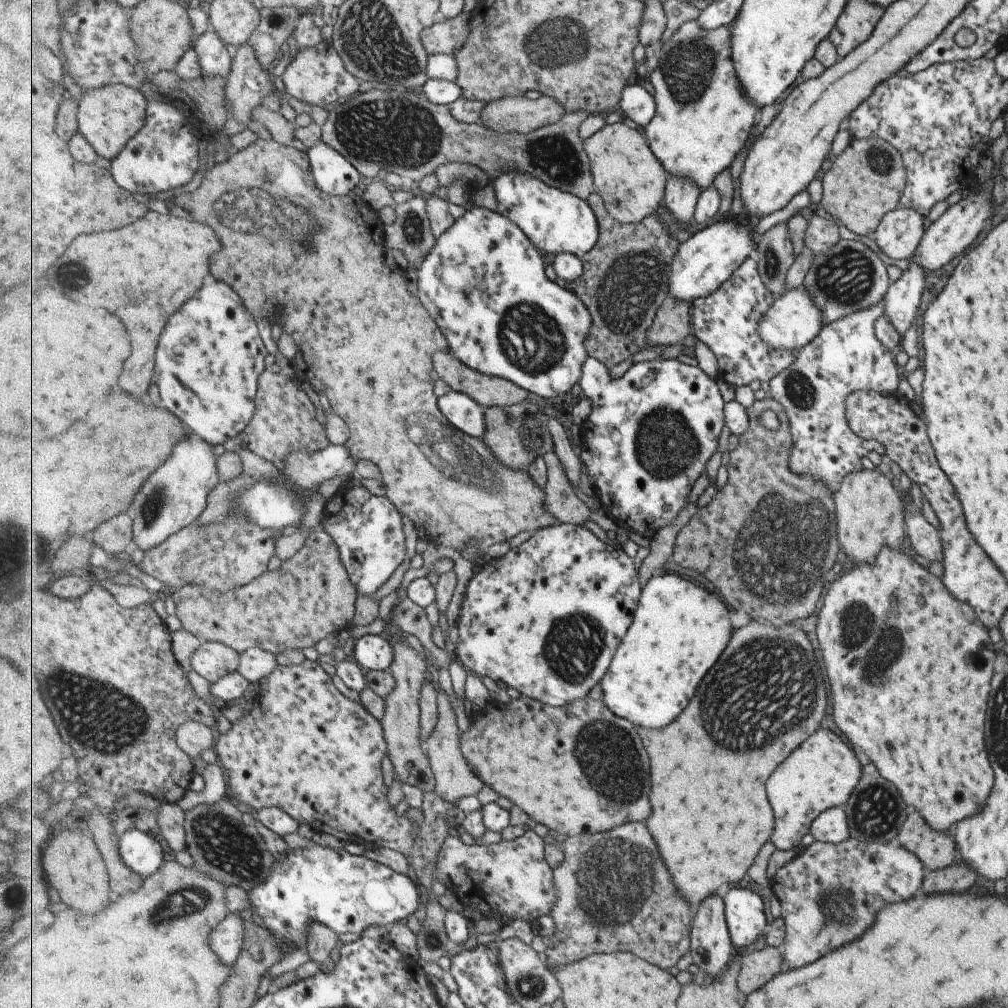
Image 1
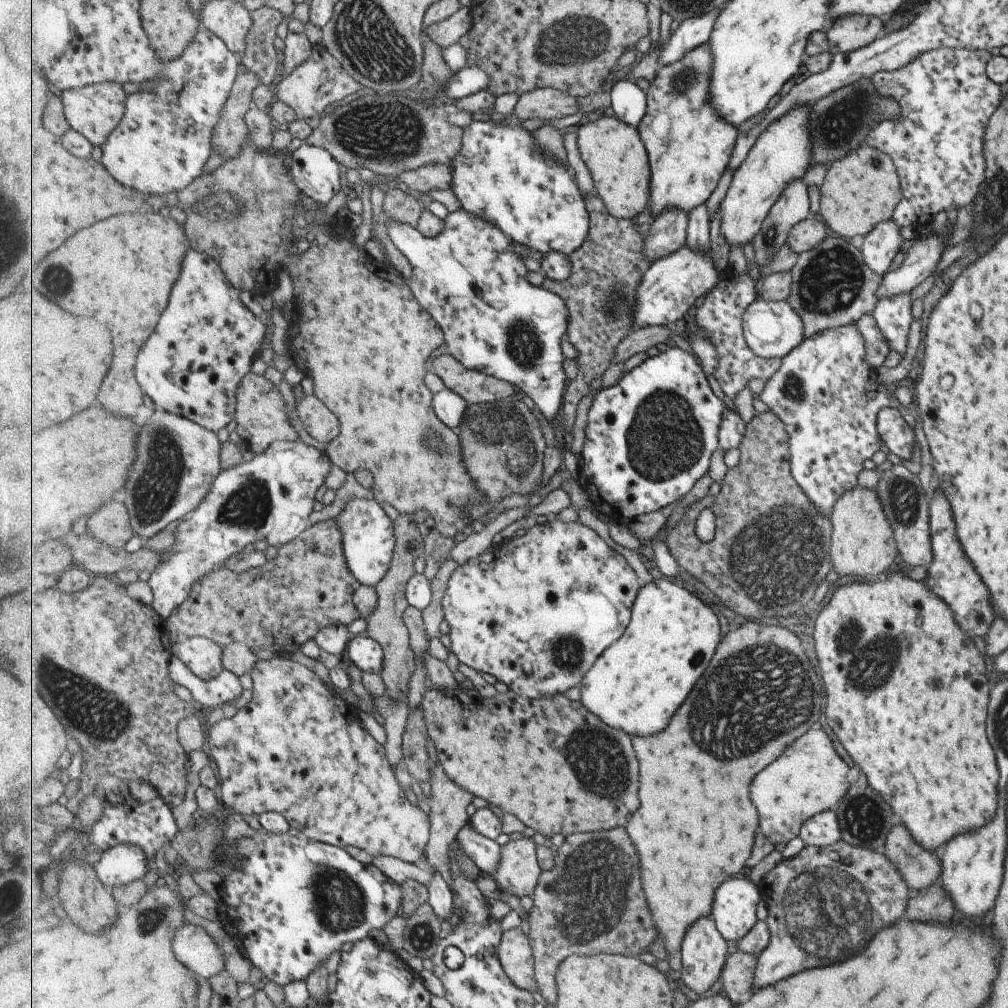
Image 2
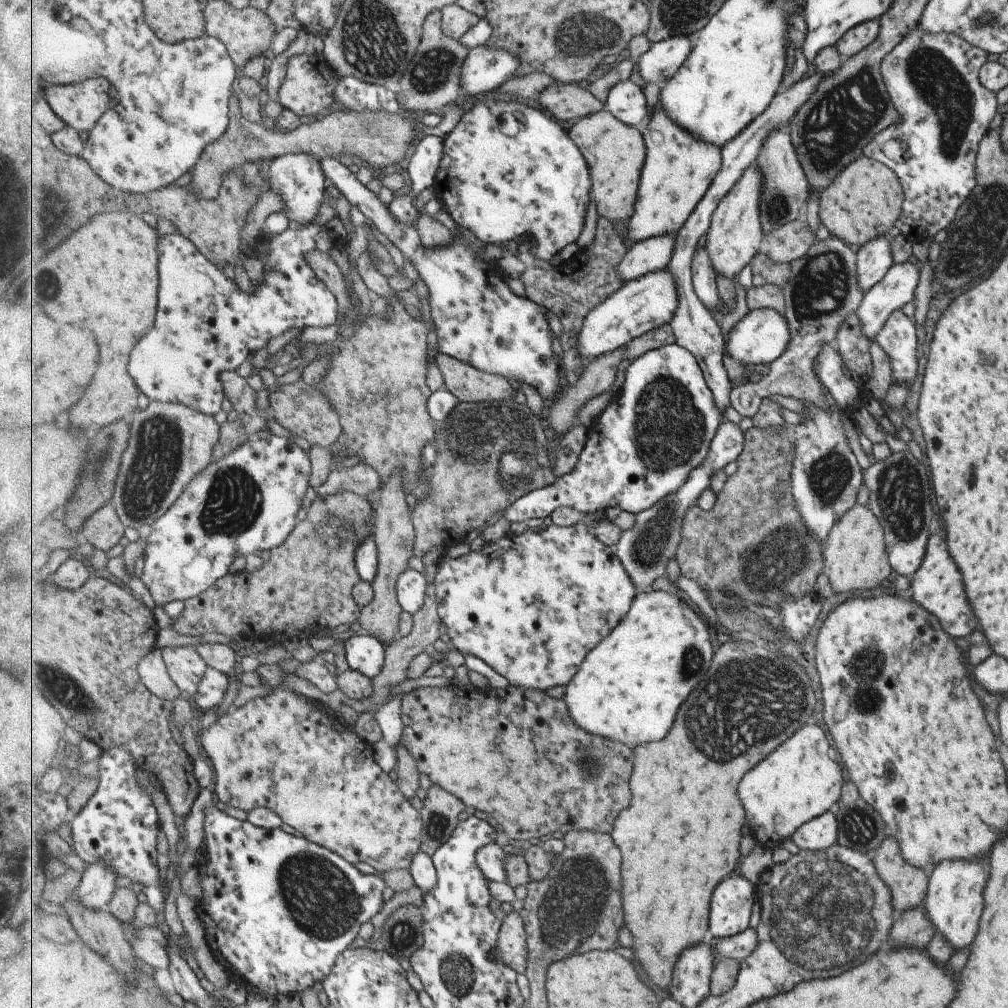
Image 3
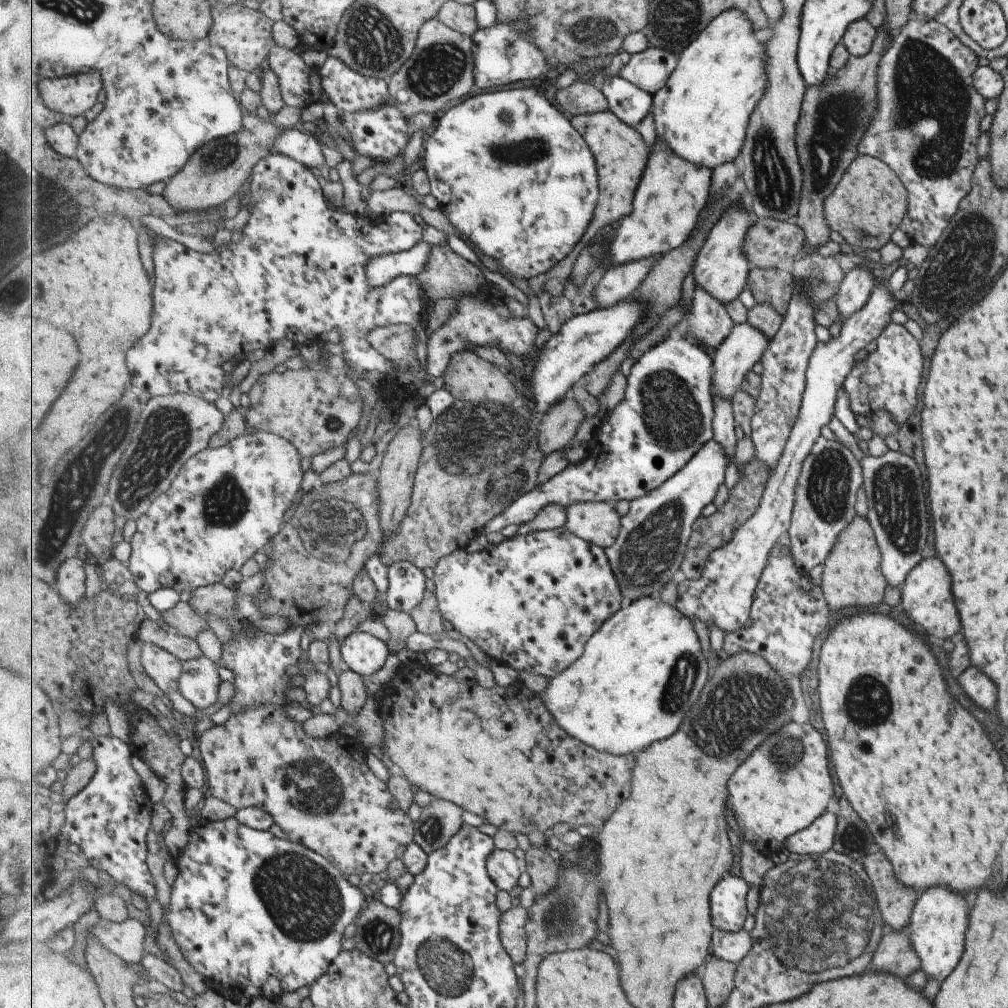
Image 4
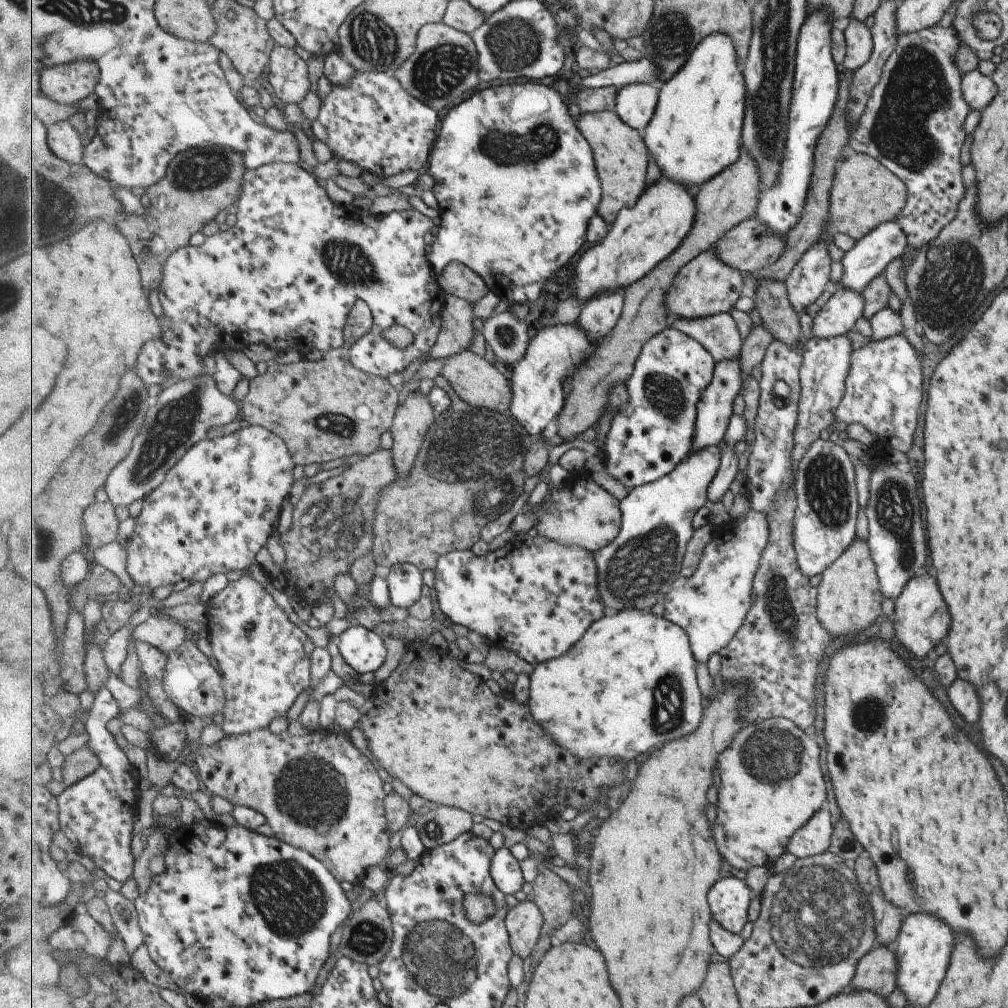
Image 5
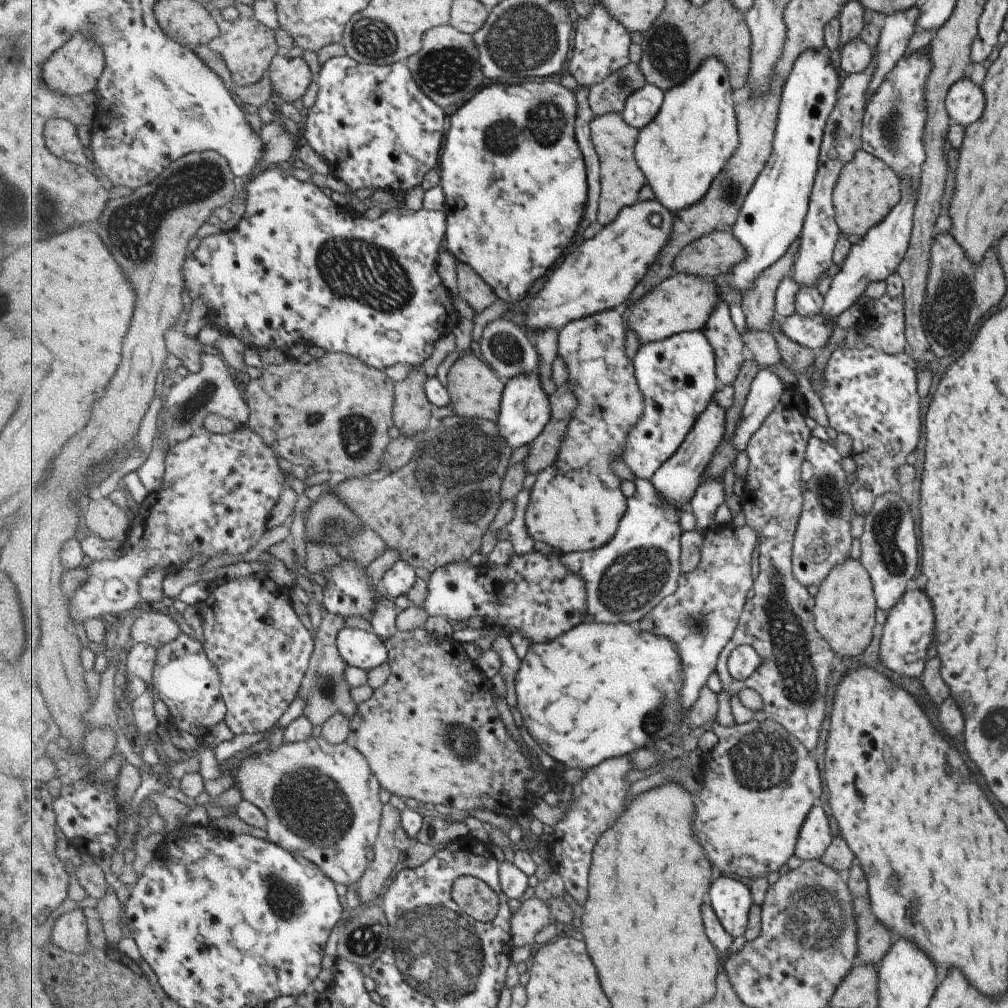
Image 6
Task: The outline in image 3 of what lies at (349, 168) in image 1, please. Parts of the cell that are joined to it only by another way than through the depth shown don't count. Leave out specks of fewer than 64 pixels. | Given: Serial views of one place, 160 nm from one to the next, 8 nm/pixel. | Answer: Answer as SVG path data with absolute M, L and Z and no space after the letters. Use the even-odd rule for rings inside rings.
M289 153L280 157L277 157L271 162L269 166L269 185L271 189L276 194L279 194L287 208L285 216L289 219L289 226L287 230L283 231L279 235L271 236L266 233L263 229L261 236L264 235L269 240L270 244L270 255L269 264L273 268L272 272L265 272L265 284L260 286L260 288L254 288L254 294L252 296L247 295L247 292L243 292L239 286L229 280L229 276L225 276L221 269L217 265L213 265L211 261L196 248L196 244L191 242L179 233L173 233L172 235L161 236L160 238L160 306L156 316L156 323L154 324L153 330L145 335L145 338L141 340L141 344L137 344L137 348L133 350L133 360L129 364L129 372L133 372L133 380L137 380L139 388L143 394L145 394L150 401L159 401L162 403L181 403L188 407L193 407L203 414L211 415L212 417L219 412L228 413L233 409L233 404L229 401L228 392L225 392L223 374L228 371L234 371L249 361L251 355L261 348L265 348L269 344L271 338L275 336L281 336L283 332L295 328L295 326L300 327L301 330L307 326L319 327L320 331L323 328L333 328L337 325L337 320L339 318L339 308L338 308L338 298L335 293L316 275L316 272L312 269L312 265L308 263L306 255L309 251L323 251L330 252L332 248L335 247L332 237L329 236L328 228L325 225L316 224L316 216L321 212L321 206L323 198L325 198L325 192L327 192L327 183L325 181L326 174L322 169L319 157L317 155L312 155L311 153Z

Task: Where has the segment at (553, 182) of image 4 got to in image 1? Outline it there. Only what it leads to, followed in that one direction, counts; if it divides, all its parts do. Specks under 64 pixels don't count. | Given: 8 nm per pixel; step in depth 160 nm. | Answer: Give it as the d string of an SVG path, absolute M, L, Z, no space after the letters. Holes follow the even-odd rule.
M512 171L496 179L490 178L498 212L520 226L539 250L551 253L571 253L583 260L600 242L600 222L588 201L580 196L545 184L533 175Z

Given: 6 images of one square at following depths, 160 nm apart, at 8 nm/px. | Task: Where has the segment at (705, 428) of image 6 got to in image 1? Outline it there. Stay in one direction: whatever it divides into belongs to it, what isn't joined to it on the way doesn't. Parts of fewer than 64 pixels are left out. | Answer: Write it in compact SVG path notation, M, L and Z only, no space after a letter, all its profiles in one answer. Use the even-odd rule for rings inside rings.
M797 287L776 299L772 309L760 322L758 331L764 342L767 341L776 349L800 349L813 340L823 325L821 311L816 307L812 296L803 287Z

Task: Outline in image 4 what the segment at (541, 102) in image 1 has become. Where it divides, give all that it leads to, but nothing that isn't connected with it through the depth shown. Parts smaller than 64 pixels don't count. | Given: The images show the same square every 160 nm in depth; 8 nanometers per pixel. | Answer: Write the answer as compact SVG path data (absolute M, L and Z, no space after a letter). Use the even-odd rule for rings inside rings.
M575 80L568 87L559 90L554 97L559 106L573 117L610 110L608 97L597 84L589 82Z

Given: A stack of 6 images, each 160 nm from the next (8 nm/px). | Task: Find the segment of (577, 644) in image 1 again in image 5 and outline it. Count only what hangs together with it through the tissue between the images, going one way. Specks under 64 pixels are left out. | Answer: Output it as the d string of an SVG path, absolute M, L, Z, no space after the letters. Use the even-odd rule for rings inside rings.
M516 536L504 547L479 556L470 549L455 549L439 559L434 571L436 601L447 618L484 636L489 647L504 648L533 666L567 655L592 624L608 614L600 593L596 556L582 546L551 540L548 536Z

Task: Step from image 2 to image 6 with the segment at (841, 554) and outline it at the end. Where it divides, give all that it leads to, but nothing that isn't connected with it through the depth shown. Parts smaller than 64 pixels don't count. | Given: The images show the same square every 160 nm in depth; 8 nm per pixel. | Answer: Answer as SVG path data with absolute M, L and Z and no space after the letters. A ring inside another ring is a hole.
M849 557L833 567L827 578L818 584L815 619L817 632L839 656L861 654L872 639L876 602L868 572L857 559Z

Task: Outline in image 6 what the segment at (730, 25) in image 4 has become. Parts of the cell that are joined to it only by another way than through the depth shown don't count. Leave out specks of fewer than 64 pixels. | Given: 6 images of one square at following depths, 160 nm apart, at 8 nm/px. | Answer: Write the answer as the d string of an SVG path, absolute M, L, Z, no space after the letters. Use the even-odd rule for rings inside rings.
M713 55L705 59L703 64L692 74L689 80L682 85L677 85L671 88L671 90L667 90L667 92L664 93L664 103L662 104L659 114L645 128L640 129L640 138L636 144L636 159L646 174L646 184L653 190L655 196L674 213L703 199L712 187L713 181L725 170L729 159L731 159L740 148L740 132L735 100L733 100L734 86L732 85L732 78L730 77L729 67L727 67L721 59L717 58L718 56Z

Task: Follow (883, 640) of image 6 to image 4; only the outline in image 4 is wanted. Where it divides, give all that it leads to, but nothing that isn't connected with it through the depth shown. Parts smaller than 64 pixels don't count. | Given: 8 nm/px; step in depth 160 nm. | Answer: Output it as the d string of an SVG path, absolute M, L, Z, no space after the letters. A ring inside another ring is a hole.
M927 556L920 563L917 563L902 582L900 592L901 608L919 631L933 634L941 641L945 638L952 639L955 634L959 634L961 625L959 618L957 618L957 610L953 606L951 580L949 580L949 574L939 558Z

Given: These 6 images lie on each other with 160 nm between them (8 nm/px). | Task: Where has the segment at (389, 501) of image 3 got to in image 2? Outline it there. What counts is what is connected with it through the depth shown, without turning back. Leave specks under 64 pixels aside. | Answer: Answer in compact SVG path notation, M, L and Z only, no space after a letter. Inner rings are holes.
M400 514L394 523L396 524L394 559L385 578L376 586L379 602L376 611L365 619L367 622L365 633L372 636L384 648L384 667L381 675L386 682L386 694L390 695L393 701L399 701L407 694L411 676L417 670L415 652L413 652L413 648L409 644L409 630L407 630L407 626L403 622L403 612L407 611L410 605L407 590L408 582L416 574L413 564L415 564L417 558L424 556L426 542L411 515Z

